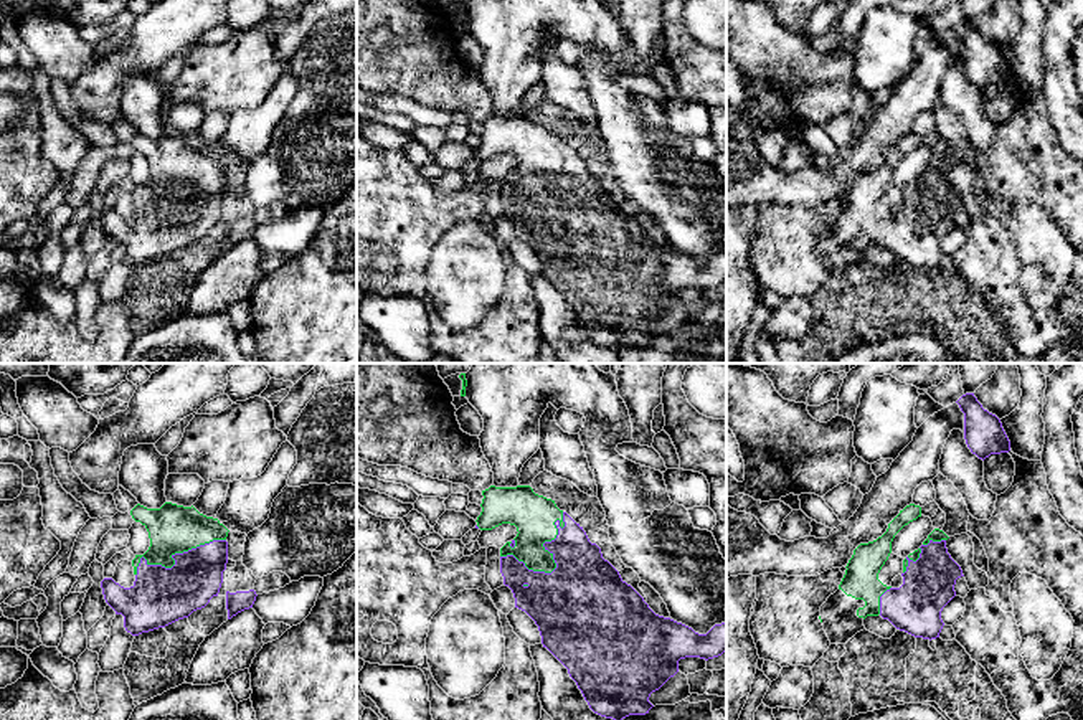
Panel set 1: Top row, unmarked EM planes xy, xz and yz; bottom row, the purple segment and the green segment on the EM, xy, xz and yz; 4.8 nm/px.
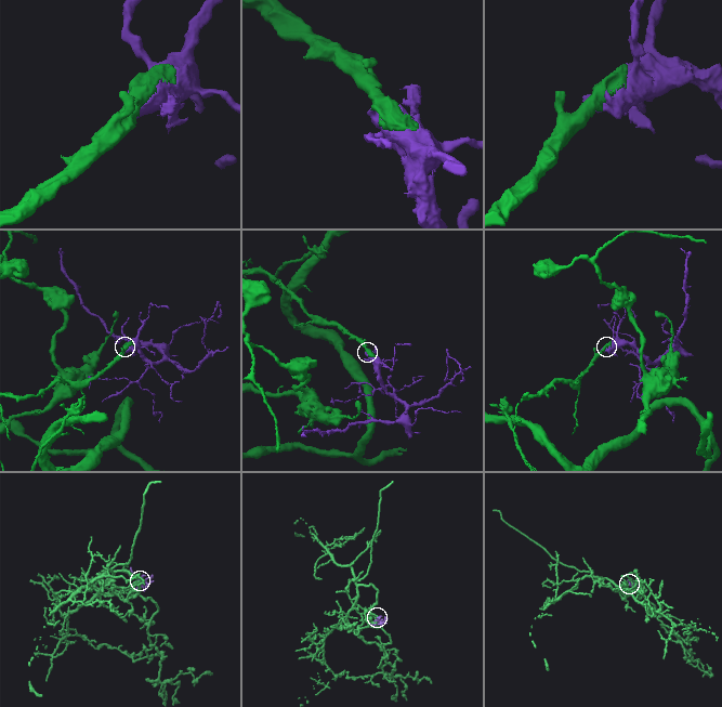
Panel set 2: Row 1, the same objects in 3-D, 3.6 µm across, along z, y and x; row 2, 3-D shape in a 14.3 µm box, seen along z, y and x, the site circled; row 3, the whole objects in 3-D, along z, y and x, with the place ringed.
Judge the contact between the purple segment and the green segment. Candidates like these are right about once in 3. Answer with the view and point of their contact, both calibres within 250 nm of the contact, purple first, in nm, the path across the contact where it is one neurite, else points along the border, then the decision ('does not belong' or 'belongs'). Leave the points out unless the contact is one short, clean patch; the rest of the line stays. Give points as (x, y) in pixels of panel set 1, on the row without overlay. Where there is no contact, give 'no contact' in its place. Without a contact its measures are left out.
xz (557, 195) | 480/190 nm | belongs

